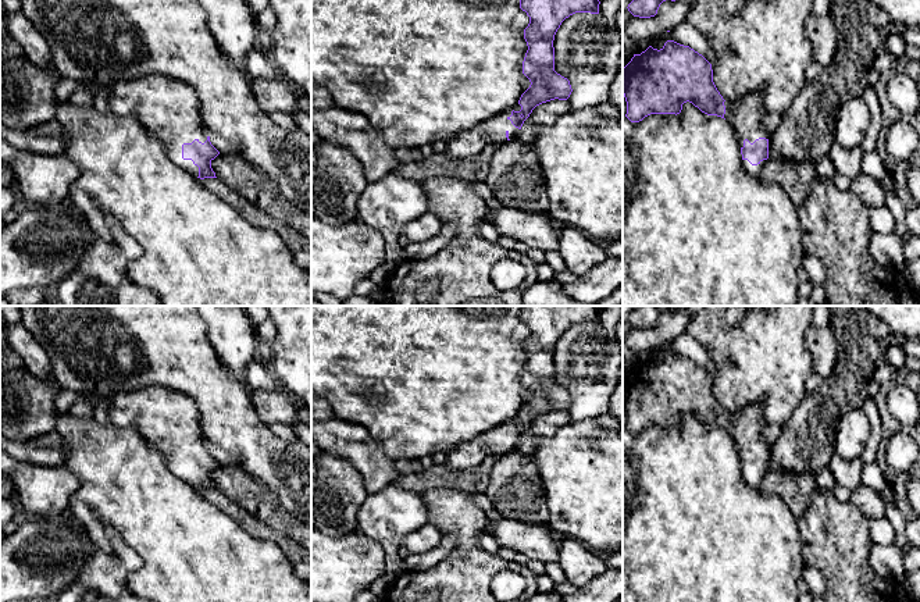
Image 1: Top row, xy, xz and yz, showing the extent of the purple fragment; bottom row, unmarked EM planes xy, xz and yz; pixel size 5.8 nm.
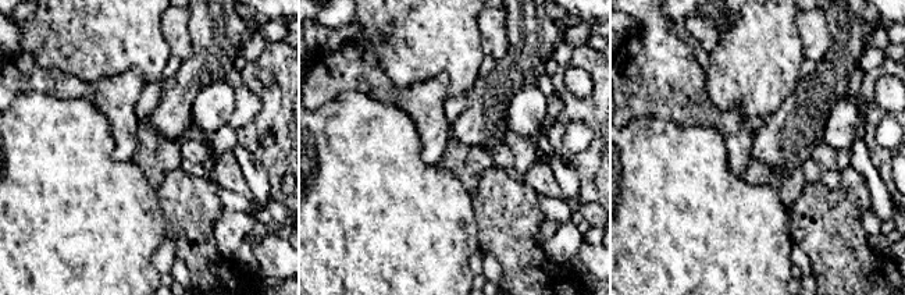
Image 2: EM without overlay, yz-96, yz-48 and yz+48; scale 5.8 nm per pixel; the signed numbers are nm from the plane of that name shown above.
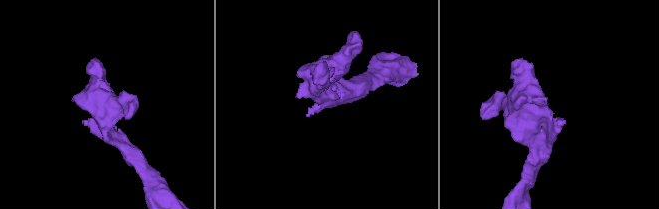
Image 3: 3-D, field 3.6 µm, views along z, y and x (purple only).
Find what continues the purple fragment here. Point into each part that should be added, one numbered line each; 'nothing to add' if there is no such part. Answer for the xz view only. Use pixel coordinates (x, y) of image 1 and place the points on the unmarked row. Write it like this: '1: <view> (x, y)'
1: xz (470, 453)

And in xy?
1: xy (168, 419)

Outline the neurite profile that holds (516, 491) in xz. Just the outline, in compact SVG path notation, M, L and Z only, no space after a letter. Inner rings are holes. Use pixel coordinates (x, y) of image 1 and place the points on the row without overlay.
M516 449L499 456L485 495L503 519L528 524L549 521L548 498L532 455Z

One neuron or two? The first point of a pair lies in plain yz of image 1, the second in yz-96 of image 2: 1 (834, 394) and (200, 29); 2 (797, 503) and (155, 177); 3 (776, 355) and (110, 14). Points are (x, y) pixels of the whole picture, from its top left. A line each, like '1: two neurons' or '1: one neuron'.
1: one neuron
2: one neuron
3: one neuron

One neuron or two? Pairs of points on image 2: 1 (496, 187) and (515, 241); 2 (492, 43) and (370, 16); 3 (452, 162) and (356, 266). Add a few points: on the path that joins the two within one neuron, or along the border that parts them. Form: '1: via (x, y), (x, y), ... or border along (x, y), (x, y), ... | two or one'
1: via (499, 201), (508, 212), (508, 227) | one
2: border along (478, 14), (478, 31), (485, 53) | two
3: border along (438, 164), (448, 169), (467, 192) | two

